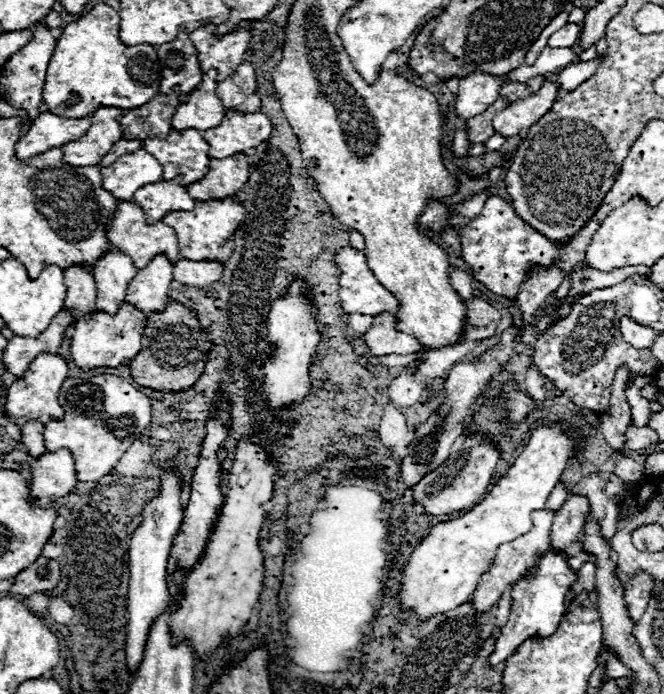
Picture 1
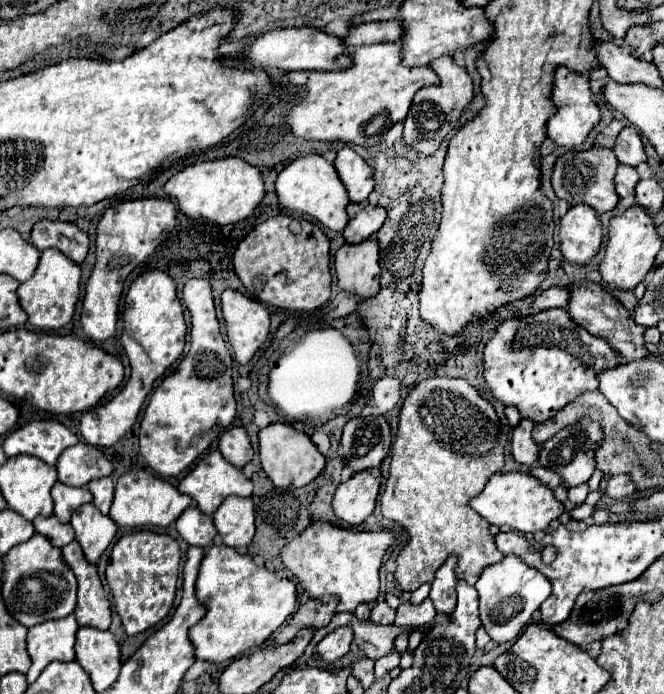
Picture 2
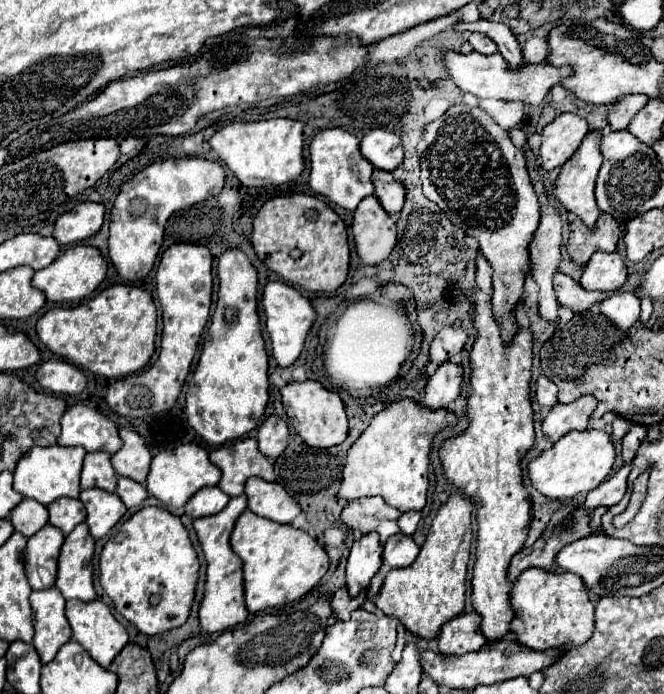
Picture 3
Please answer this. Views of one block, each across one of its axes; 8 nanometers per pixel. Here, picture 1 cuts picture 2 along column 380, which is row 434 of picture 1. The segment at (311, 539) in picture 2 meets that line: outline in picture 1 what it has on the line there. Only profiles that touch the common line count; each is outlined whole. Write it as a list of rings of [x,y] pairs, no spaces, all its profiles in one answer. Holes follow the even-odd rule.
[[[560,424],[554,428],[536,428],[522,454],[500,478],[486,498],[464,512],[460,518],[434,526],[428,536],[416,546],[402,570],[400,604],[404,610],[414,612],[418,620],[428,620],[434,614],[448,612],[450,608],[466,602],[476,590],[478,580],[486,574],[496,558],[498,546],[530,532],[532,512],[542,510],[558,478],[572,456],[572,442],[562,432]]]

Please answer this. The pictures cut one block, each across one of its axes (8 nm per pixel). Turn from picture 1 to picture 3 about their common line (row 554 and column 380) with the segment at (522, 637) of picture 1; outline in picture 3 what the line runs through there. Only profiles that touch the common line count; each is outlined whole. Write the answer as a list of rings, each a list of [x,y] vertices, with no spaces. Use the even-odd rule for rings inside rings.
[[[376,532],[364,534],[362,538],[354,540],[346,566],[346,584],[350,596],[358,596],[364,588],[368,588],[380,564],[382,564],[382,544]]]

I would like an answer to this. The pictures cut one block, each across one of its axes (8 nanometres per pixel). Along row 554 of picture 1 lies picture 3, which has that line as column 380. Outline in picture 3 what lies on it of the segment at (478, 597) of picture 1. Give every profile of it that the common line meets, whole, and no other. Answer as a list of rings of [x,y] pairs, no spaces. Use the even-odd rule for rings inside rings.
[[[368,496],[362,500],[352,500],[342,510],[342,520],[350,530],[360,530],[362,534],[378,532],[382,544],[400,532],[398,528],[398,512],[396,508],[390,508],[380,496]]]

